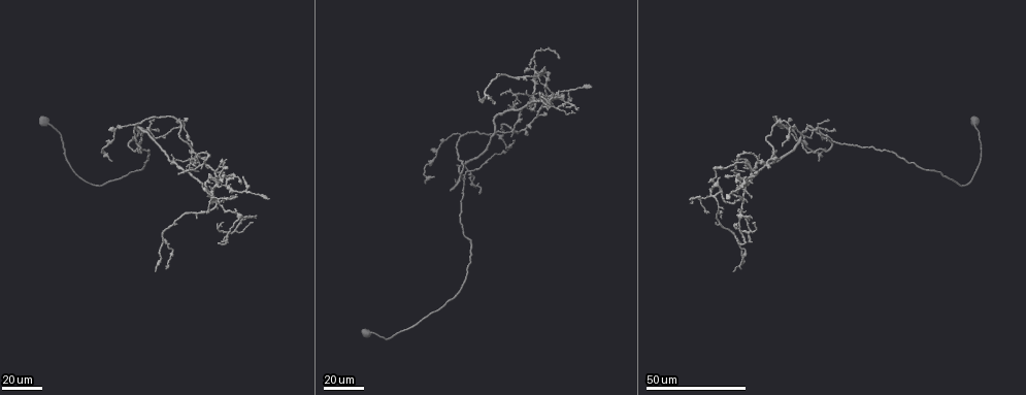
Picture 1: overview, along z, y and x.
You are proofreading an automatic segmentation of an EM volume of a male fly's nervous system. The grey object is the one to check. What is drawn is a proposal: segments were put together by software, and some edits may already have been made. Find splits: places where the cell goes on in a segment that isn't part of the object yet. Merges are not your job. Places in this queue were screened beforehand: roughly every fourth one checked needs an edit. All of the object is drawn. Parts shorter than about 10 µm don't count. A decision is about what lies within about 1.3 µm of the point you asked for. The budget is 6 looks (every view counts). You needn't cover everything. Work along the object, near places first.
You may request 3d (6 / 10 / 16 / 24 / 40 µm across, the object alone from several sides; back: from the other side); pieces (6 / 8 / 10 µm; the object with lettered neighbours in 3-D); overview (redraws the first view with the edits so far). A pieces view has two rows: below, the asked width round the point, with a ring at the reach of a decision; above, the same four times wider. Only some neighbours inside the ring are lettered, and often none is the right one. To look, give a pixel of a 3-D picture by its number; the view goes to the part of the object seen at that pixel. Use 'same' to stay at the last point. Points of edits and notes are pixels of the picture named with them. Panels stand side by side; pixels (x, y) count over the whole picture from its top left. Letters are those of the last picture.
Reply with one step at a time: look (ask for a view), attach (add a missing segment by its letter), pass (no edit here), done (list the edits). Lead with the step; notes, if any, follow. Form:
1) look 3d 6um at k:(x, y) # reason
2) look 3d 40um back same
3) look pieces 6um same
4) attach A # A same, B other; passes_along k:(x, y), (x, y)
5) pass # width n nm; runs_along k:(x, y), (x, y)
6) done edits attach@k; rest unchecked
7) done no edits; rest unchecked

look 3d 40um at 1:(218, 242) # free end

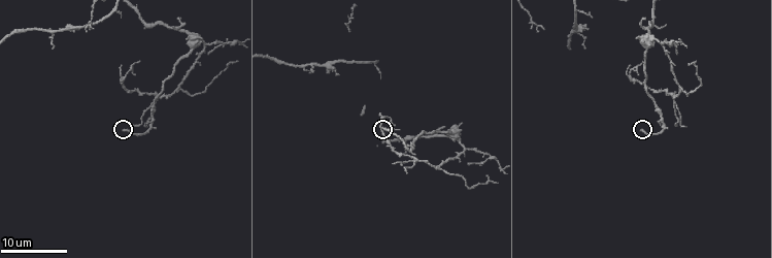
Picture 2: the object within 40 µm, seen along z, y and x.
look 3d 10um at 2:(123, 128)

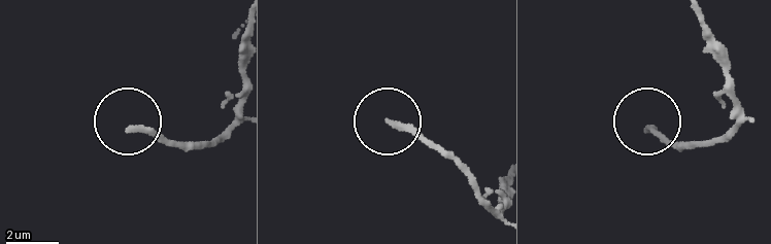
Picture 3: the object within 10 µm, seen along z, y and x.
look pieces 6um at 3:(132, 129)

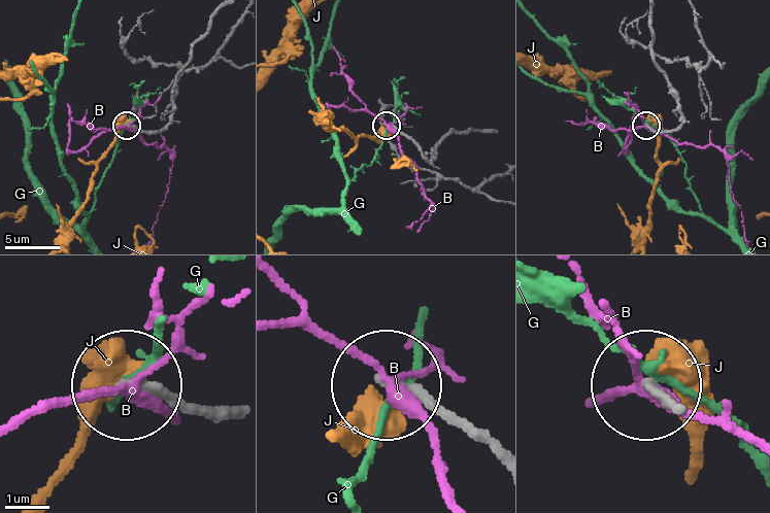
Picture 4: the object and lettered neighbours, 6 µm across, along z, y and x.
pass # B other, G other, J other; runs_along 4:(490, 448), (394, 385); none of them fits

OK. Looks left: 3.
look 3d 40um at 1:(546, 115) # branch stops here

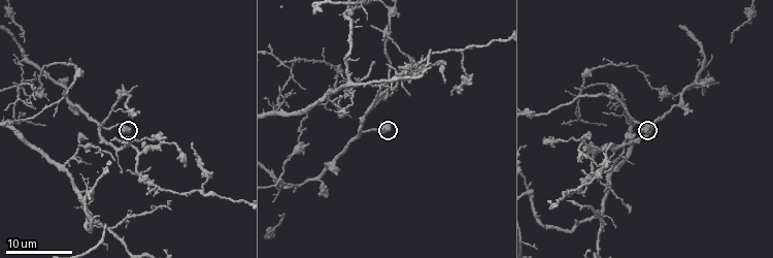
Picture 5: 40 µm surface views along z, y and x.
look pieces 10um at 5:(129, 129)

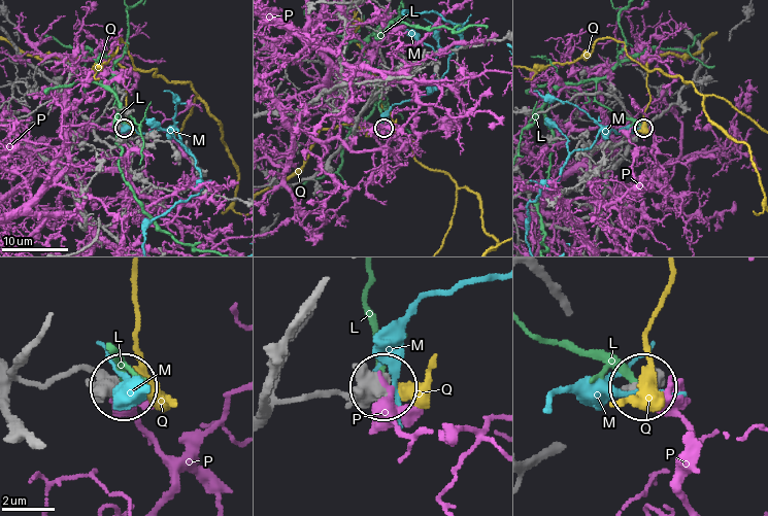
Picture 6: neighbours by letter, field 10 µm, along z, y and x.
pass # L other, M other, P other, Q other; runs_along 6:(271, 412), (331, 391), (381, 387); none of them fits

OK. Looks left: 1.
done no edits; rest unchecked

